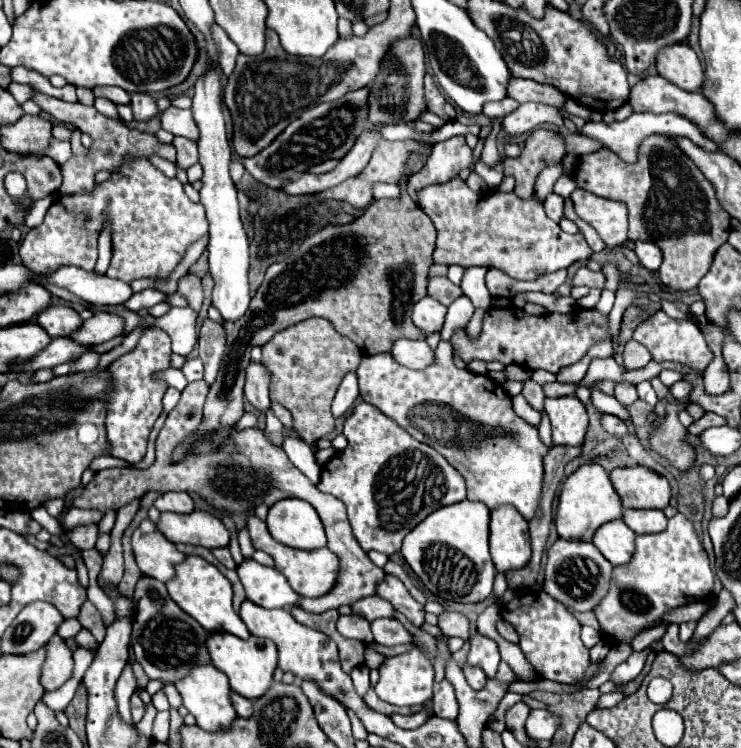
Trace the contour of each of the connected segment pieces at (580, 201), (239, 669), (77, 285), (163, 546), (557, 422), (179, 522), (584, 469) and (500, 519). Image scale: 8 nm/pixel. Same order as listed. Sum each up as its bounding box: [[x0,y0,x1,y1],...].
[[572,190,628,248],[206,632,278,698],[40,266,134,306],[132,520,186,582],[544,396,588,446],[158,510,232,550],[554,464,624,542],[490,504,532,572]]

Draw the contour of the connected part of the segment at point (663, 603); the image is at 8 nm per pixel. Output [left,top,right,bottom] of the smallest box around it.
[594,514,714,642]

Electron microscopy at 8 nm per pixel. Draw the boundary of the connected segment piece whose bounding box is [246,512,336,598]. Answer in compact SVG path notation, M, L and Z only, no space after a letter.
M248 512L246 530L250 534L254 548L262 550L262 552L266 552L274 558L274 568L278 568L286 576L286 580L290 582L294 592L298 592L300 596L308 596L308 598L318 598L318 596L324 596L324 592L328 592L328 588L332 588L332 580L336 580L336 556L332 556L332 552L328 552L328 548L304 552L304 550L298 550L298 548L284 546L270 536L266 522L260 520L254 512Z

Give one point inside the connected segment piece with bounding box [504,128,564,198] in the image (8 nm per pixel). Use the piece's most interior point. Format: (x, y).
(543, 146)

